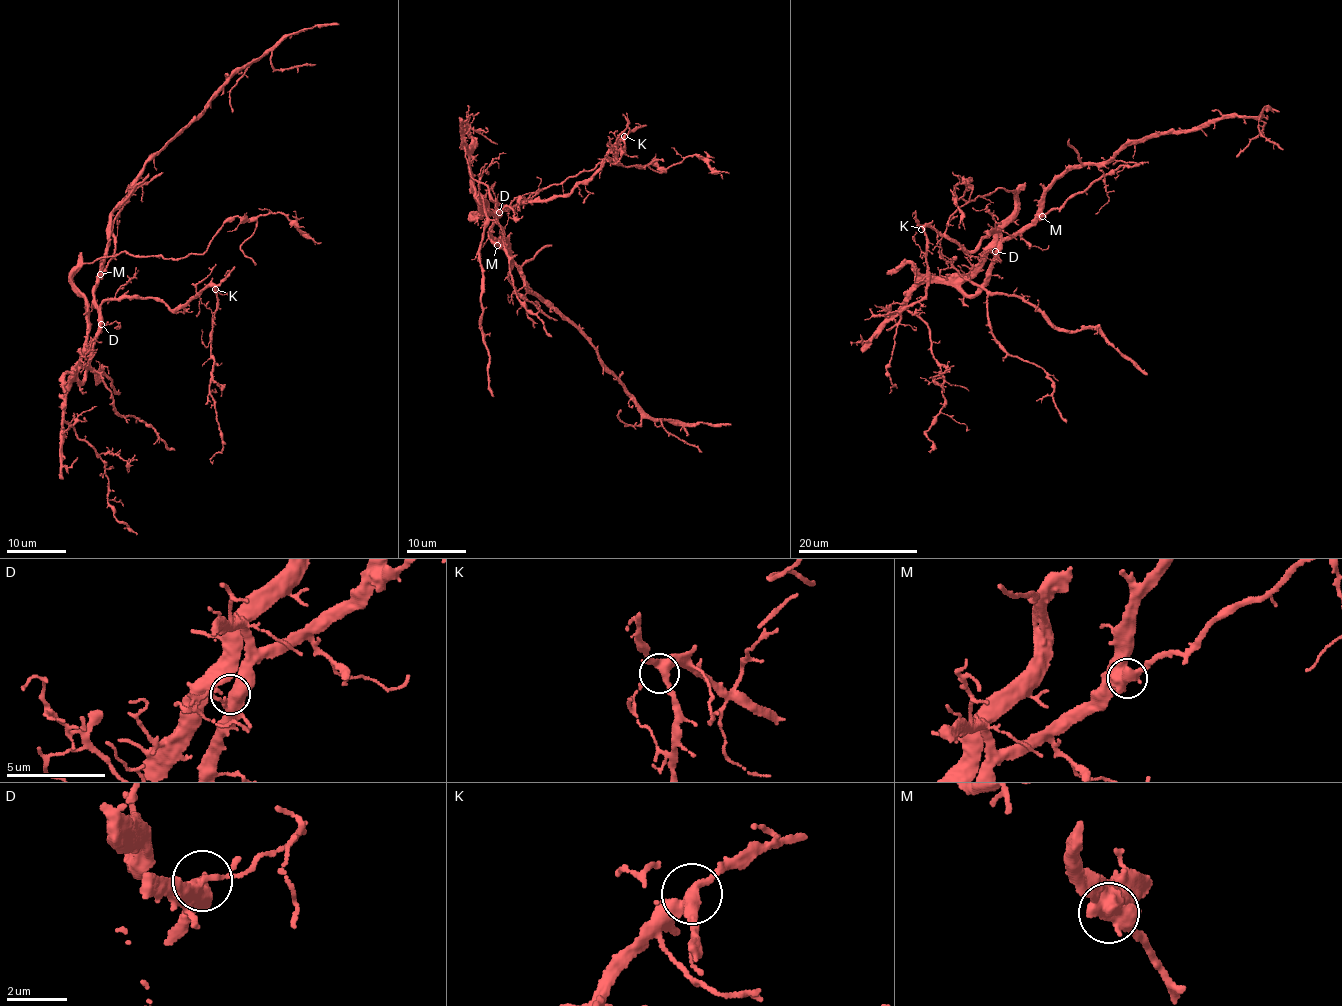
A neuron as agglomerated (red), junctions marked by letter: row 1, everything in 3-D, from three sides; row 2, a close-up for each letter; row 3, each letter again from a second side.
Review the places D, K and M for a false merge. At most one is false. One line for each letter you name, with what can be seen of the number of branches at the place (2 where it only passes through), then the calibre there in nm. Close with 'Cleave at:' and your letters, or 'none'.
M: 3 branches meet; 600 nm thick
Cleave at: M

